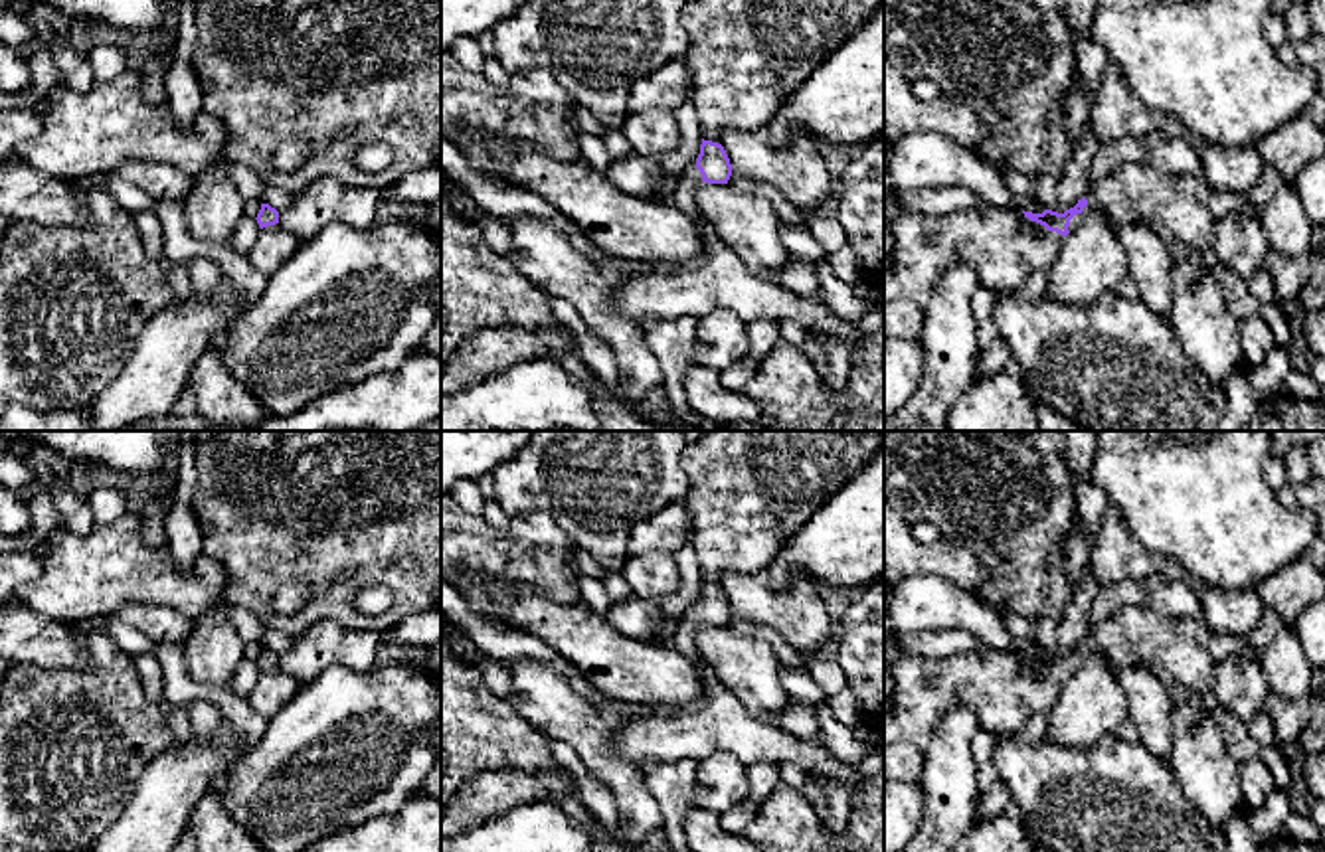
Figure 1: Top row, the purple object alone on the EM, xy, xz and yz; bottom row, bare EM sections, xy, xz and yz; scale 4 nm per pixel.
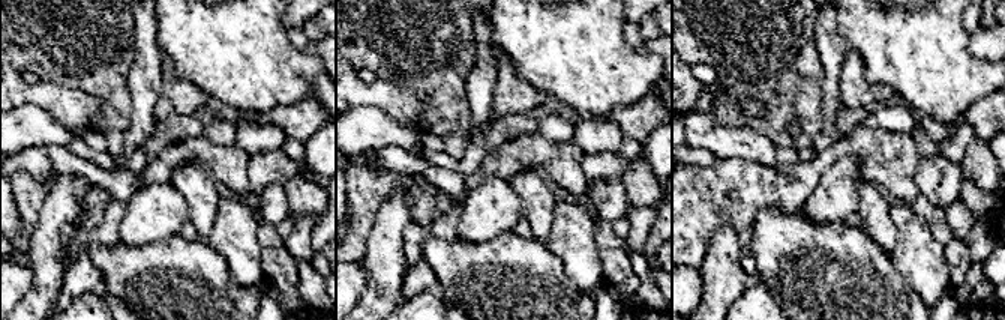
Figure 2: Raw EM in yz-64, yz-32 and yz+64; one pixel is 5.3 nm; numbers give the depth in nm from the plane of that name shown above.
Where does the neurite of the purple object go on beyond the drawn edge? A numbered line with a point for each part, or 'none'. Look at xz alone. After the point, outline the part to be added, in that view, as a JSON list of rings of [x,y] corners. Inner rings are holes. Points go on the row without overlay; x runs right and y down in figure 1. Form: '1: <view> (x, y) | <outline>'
1: xz (750, 491) | [[[706,431],[694,443],[688,443],[680,465],[690,482],[684,504],[690,514],[690,542],[698,555],[702,581],[724,589],[728,575],[748,575],[765,571],[775,554],[793,538],[793,534],[815,516],[870,459],[884,447],[884,431]]]
2: xz (722, 724) | [[[688,611],[672,637],[672,646],[702,672],[700,710],[627,720],[613,731],[613,745],[623,761],[635,767],[647,759],[700,763],[716,753],[728,753],[744,767],[759,761],[799,765],[829,783],[844,783],[852,795],[866,785],[860,769],[848,767],[821,741],[795,739],[777,725],[753,718],[696,652],[694,633],[700,627],[700,613]]]

